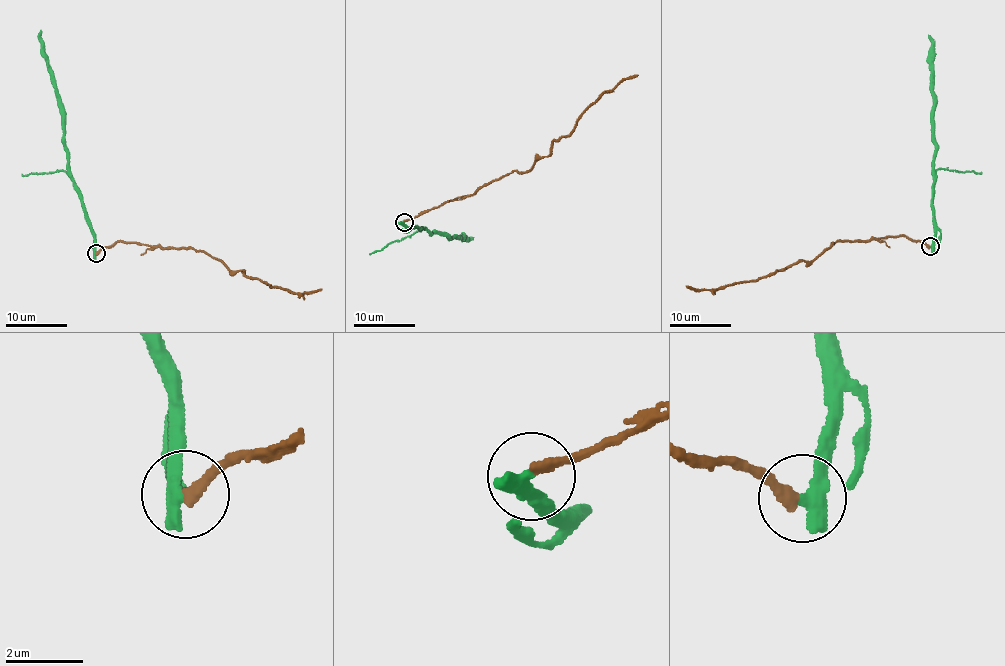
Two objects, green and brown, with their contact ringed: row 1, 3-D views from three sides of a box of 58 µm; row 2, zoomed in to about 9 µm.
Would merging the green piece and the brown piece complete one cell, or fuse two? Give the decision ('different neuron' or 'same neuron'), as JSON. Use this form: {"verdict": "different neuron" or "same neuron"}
{"verdict": "different neuron"}

